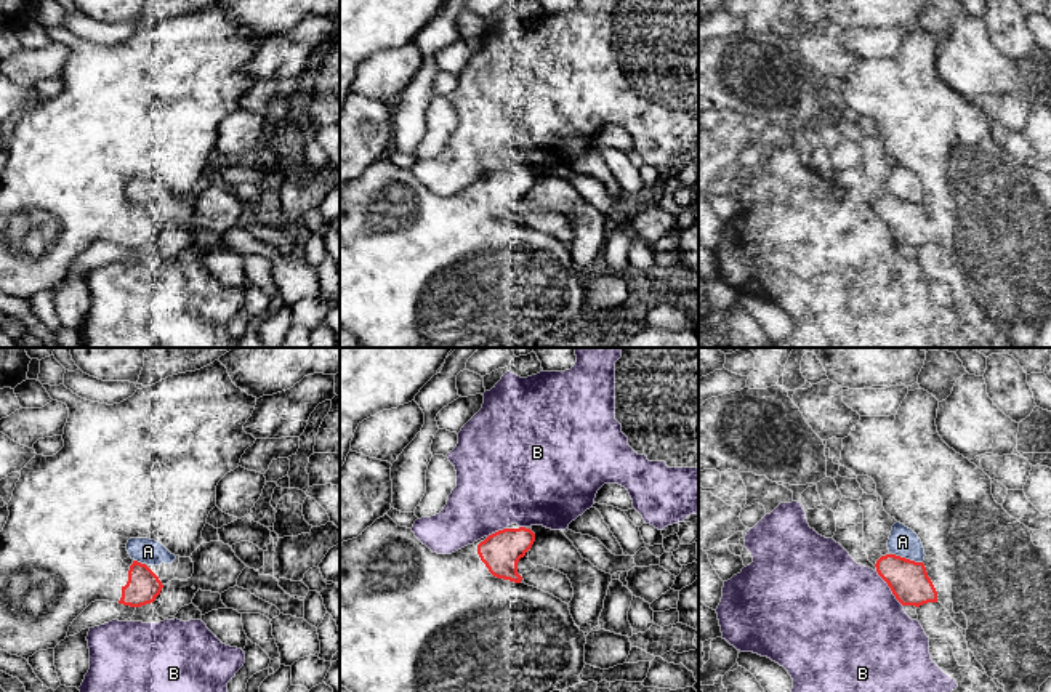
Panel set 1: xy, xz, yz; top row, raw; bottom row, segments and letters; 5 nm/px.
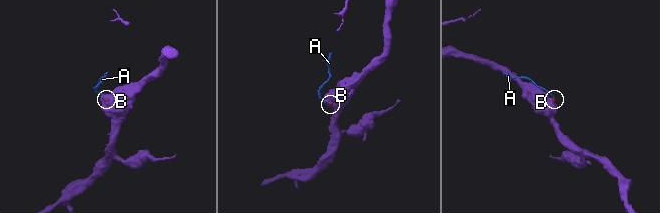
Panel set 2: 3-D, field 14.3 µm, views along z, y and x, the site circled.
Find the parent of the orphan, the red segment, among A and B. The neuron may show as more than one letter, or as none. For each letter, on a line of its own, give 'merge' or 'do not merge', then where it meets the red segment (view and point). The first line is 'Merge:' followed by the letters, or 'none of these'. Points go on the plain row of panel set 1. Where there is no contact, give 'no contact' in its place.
Merge: none of these
A: do not merge | yz (907, 201)
B: do not merge | yz (889, 228)

